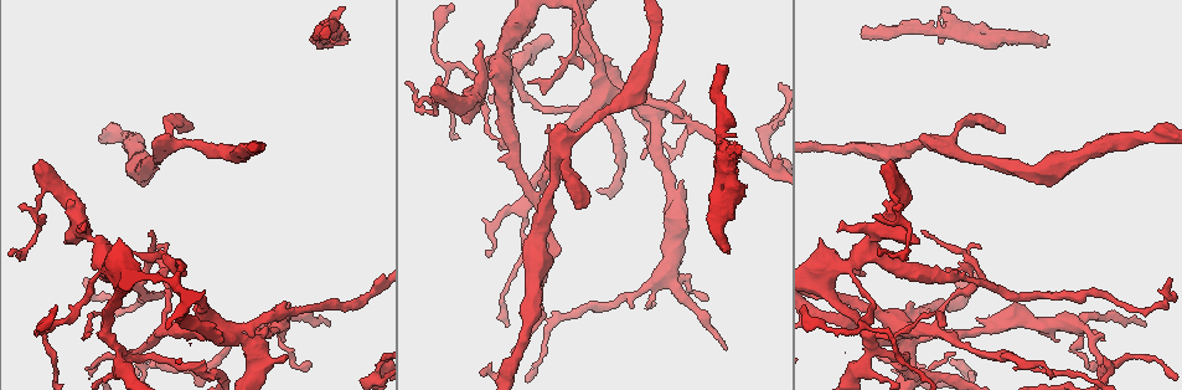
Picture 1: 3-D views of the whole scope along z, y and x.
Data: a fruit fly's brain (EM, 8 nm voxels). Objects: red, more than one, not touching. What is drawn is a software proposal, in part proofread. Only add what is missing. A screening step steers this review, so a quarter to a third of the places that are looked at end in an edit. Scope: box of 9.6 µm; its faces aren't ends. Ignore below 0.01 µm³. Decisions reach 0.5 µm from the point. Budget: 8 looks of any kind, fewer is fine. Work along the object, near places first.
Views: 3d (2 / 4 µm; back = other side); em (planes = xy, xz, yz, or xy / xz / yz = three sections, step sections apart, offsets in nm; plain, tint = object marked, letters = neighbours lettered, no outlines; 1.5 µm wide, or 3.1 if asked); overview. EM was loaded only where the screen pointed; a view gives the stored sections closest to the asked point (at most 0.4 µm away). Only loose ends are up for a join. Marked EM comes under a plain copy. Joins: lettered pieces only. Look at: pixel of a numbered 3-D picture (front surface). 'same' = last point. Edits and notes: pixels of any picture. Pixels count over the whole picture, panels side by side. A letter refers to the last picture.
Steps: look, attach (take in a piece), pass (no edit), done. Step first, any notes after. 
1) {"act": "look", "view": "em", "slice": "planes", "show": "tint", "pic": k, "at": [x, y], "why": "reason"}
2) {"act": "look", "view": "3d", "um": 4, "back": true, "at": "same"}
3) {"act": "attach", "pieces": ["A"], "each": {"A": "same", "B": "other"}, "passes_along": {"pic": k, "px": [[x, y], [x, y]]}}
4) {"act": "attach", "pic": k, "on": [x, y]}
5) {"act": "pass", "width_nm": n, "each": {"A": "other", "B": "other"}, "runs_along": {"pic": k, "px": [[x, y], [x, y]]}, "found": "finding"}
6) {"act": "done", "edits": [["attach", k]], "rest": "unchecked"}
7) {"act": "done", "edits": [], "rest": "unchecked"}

{"act": "look", "view": "em", "slice": "planes", "show": "letters", "pic": 1, "at": [641, 157], "why": "tapers out"}

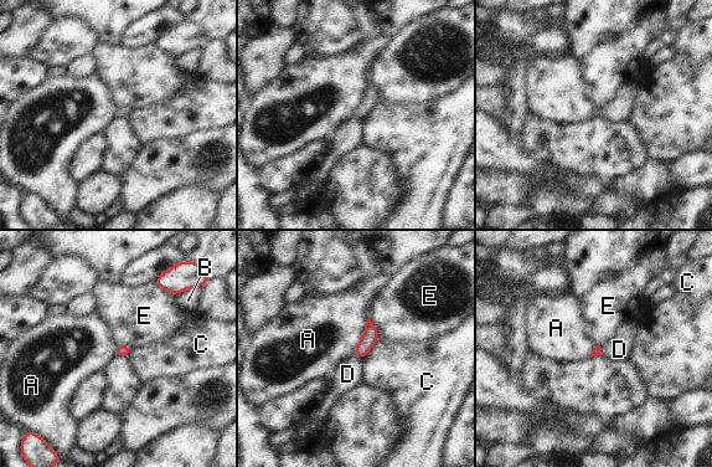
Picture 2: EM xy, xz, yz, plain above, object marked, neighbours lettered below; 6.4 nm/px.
{"act": "attach", "pieces": ["D"], "longest_contact_nm": ["A", 260], "each": {"A": "other", "B": "other", "C": "other", "D": "same", "E": "other"}, "passes_along": {"pic": 2, "px": [[370, 335], [357, 357], [347, 374]]}, "found": "it goes on there"}

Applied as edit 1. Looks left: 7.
{"act": "look", "view": "overview"}

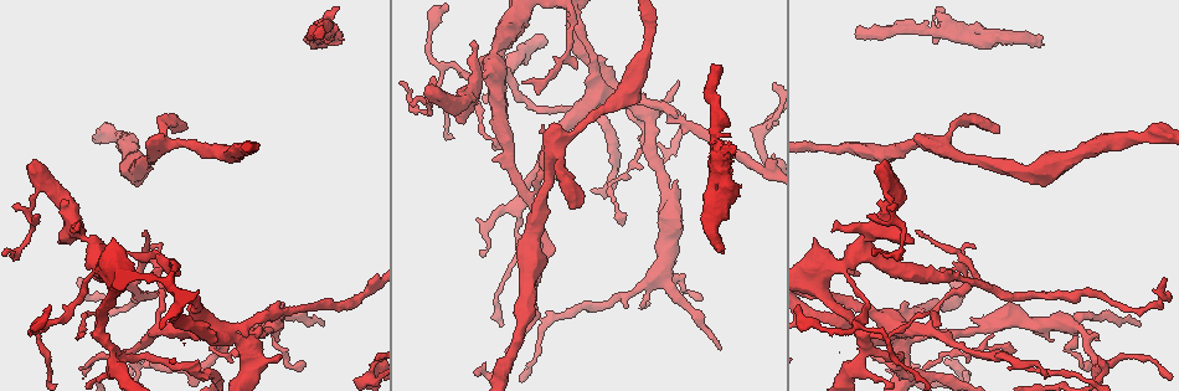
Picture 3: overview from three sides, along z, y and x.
{"act": "look", "view": "3d", "um": 2, "pic": 3, "at": [32, 216], "why": "thin end"}

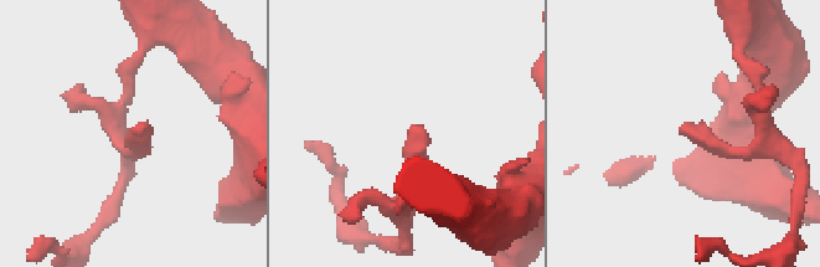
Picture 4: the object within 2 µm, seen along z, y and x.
{"act": "look", "view": "em", "slice": "planes", "show": "letters", "pic": 4, "at": [414, 128], "why": "need the tissue"}

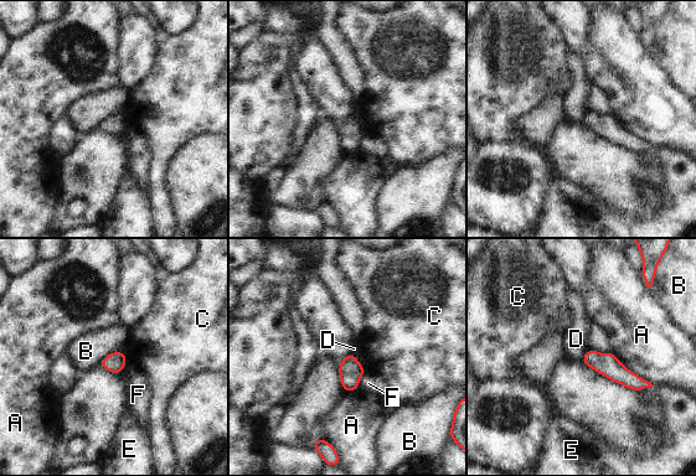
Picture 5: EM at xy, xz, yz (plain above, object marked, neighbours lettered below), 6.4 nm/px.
{"act": "pass", "width_nm": 130, "each": {"A": "other", "B": "other", "C": "other", "D": "other", "E": "other", "F": "other"}, "runs_along": {"pic": 5, "px": [[586, 358], [645, 384]]}, "found": "none of them fits"}

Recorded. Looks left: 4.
{"act": "look", "view": "em", "slice": "planes", "show": "tint", "pic": 3, "at": [720, 250]}

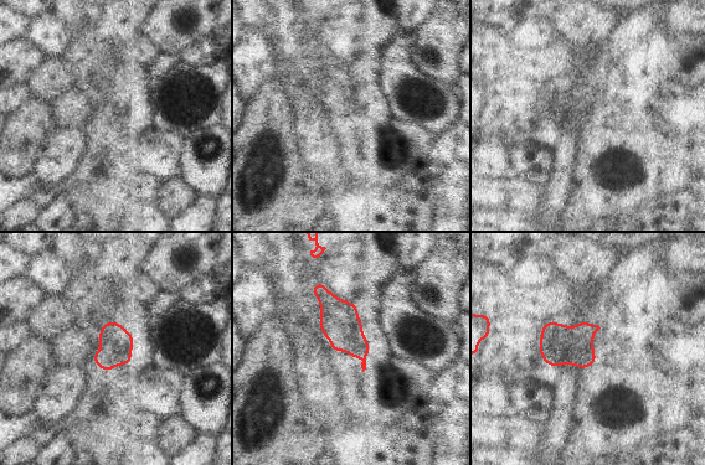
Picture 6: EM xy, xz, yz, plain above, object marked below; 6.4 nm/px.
{"act": "look", "view": "em", "slice": "planes", "show": "letters", "at": "same"}

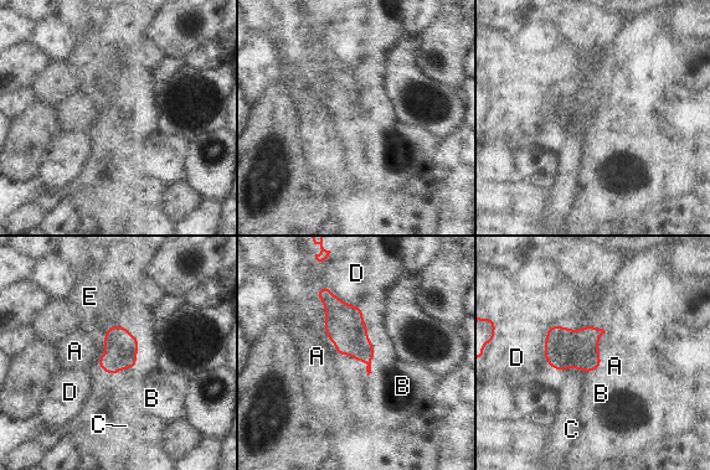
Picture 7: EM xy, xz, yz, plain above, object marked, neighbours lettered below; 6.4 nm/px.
{"act": "pass", "width_nm": 200, "each": {"A": "other", "B": "other", "C": "other", "D": "other", "E": "other"}, "found": "none of them fits"}

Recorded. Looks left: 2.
{"act": "done", "edits": [["attach", 2]], "rest": "unchecked"}

